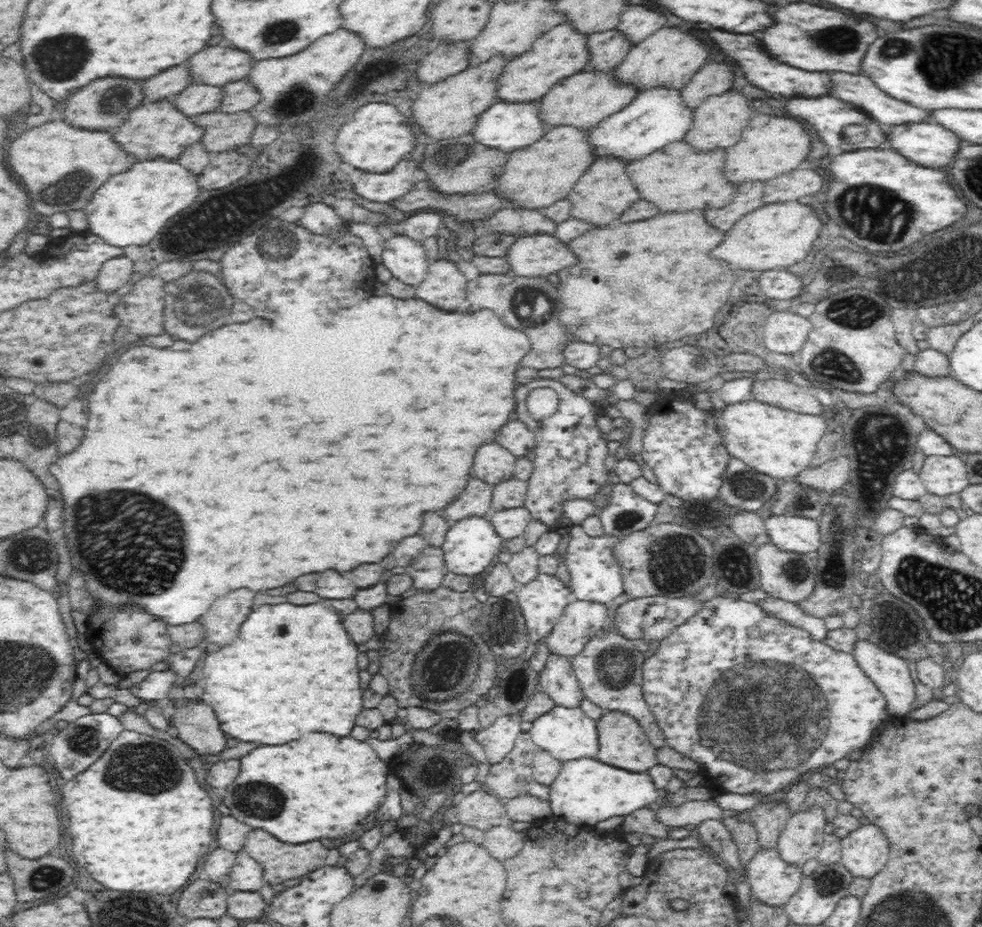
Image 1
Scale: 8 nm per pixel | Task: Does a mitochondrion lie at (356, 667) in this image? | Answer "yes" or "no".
no

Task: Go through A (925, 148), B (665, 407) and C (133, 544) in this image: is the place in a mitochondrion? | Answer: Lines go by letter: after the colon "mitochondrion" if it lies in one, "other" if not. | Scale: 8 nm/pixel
A: other
B: other
C: mitochondrion

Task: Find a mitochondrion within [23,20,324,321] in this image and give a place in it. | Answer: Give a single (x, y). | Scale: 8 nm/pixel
(61, 58)

